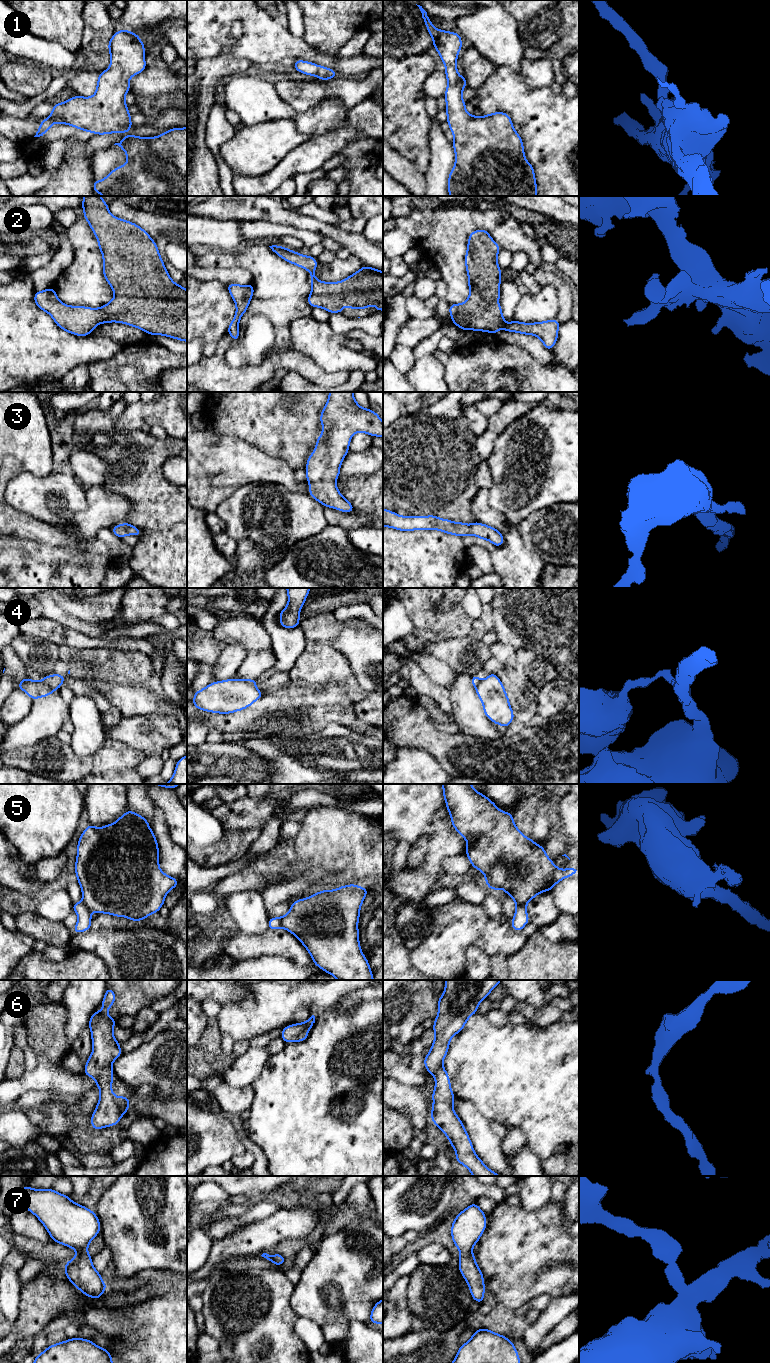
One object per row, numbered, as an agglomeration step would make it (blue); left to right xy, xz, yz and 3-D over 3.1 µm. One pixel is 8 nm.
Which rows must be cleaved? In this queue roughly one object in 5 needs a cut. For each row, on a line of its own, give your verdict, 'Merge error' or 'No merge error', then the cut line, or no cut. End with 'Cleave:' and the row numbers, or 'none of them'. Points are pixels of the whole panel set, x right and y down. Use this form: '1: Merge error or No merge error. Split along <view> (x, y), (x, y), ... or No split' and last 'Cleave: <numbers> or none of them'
1: No merge error. No split
2: No merge error. No split
3: No merge error. No split
4: Merge error. Split along xy (42, 679), (58, 688)
5: Merge error. Split along yz (555, 866), (553, 881), (546, 890)
6: No merge error. No split
7: No merge error. No split
Cleave: 4, 5

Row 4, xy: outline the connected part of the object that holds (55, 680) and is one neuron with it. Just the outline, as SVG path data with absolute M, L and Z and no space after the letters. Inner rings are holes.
M55 673L50 676L44 676L42 680L54 688L60 688L65 681L65 678L66 676Z

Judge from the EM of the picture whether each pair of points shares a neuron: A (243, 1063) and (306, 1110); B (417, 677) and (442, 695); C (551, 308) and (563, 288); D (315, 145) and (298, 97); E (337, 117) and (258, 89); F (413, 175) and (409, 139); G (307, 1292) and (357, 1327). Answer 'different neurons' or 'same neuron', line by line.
A: different neurons
B: same neuron
C: different neurons
D: different neurons
E: same neuron
F: different neurons
G: different neurons

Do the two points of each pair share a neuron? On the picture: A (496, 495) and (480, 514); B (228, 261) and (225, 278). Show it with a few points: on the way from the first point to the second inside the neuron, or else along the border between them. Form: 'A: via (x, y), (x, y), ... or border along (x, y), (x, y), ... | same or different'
A: border along (487, 489), (489, 504), (506, 518) | different
B: border along (203, 267), (243, 267), (250, 272) | different

